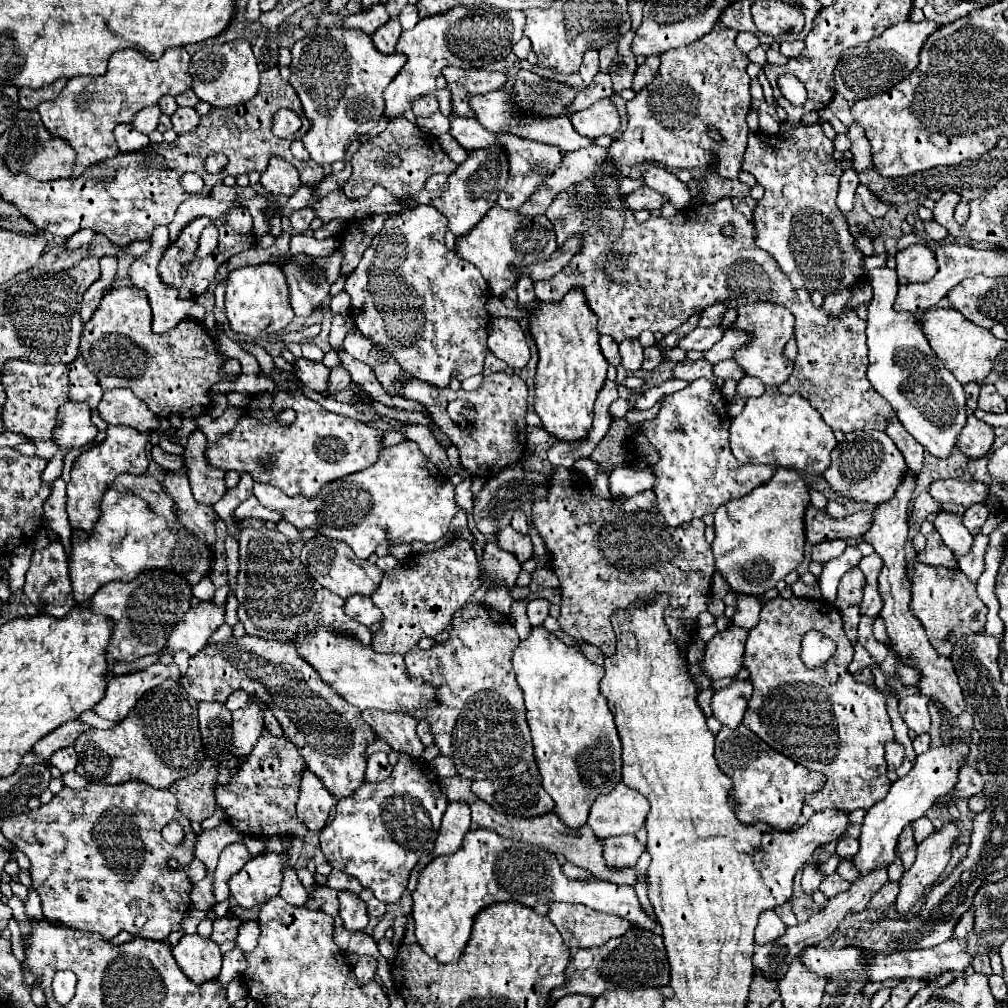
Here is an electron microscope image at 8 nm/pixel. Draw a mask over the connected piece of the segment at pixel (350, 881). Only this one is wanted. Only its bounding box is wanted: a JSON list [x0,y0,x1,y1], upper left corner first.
[326,870,364,894]

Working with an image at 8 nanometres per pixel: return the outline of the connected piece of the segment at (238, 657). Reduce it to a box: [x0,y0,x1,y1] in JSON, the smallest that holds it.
[180,634,374,798]

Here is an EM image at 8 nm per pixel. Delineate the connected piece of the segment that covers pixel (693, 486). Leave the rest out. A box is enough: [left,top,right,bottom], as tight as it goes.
[638,378,776,526]

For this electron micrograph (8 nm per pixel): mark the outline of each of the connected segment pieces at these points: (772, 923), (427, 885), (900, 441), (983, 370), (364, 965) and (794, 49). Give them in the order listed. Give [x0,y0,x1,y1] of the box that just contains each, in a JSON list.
[[756,910,786,944],[412,828,658,964],[886,420,924,474],[922,308,1006,384],[354,956,378,984],[772,40,804,58]]

